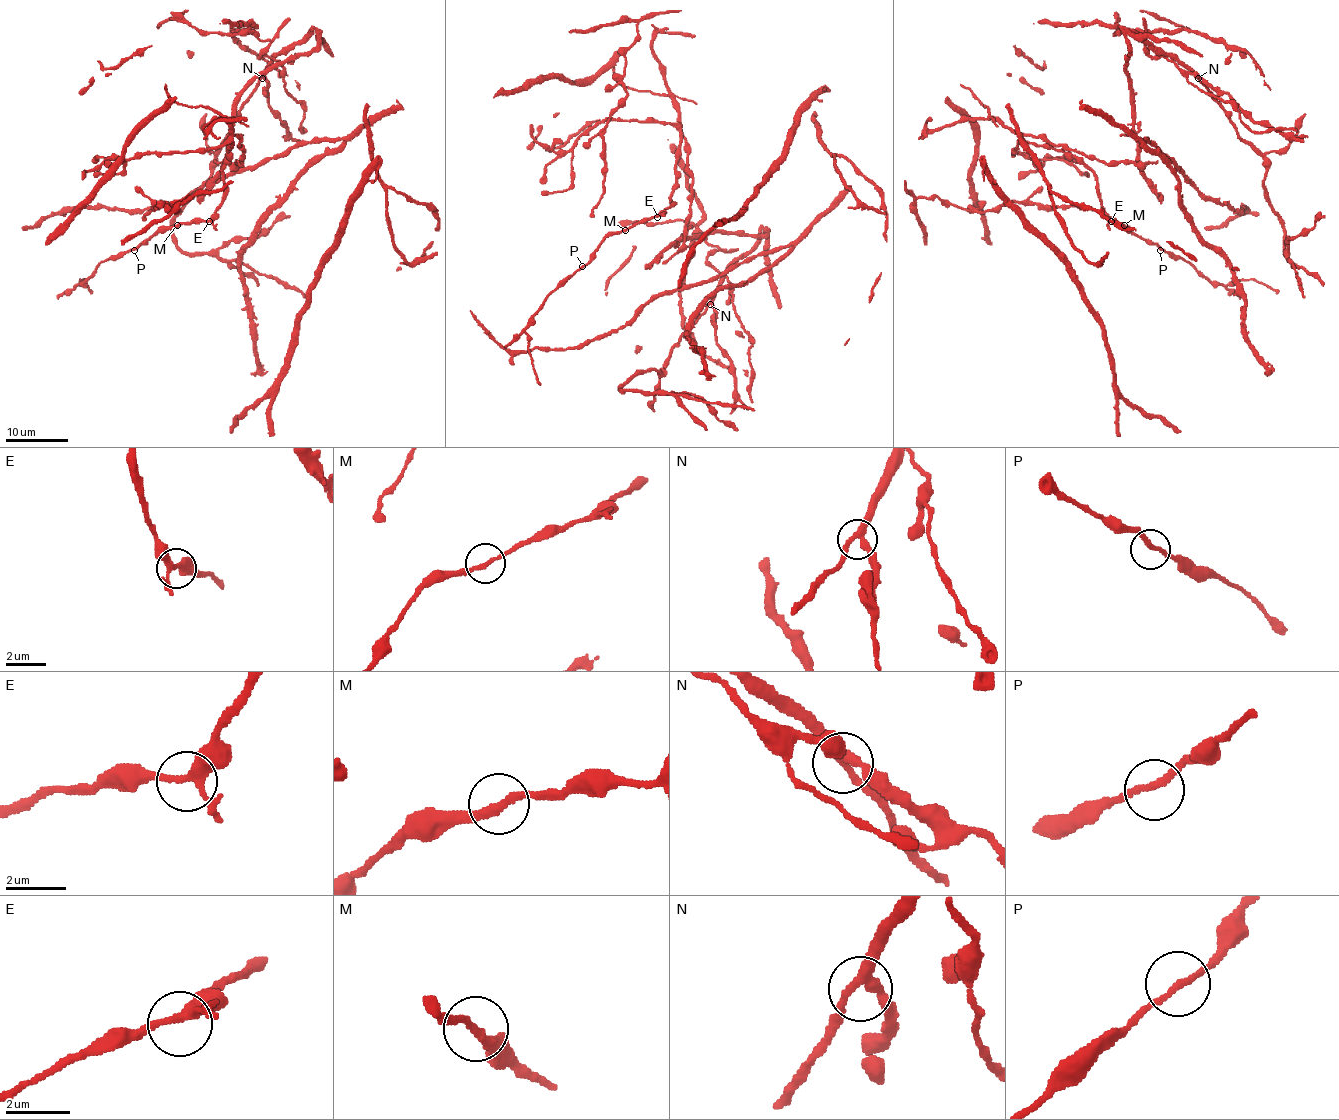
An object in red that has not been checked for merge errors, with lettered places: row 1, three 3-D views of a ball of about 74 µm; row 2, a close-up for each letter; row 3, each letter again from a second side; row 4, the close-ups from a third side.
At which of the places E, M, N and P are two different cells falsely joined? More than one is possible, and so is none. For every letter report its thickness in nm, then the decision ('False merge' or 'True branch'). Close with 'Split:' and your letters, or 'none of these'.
E: Thickness 260 nm. True branch
M: Thickness 220 nm. True branch
N: Thickness 280 nm. True branch
P: Thickness 190 nm. True branch
Split: none of these

